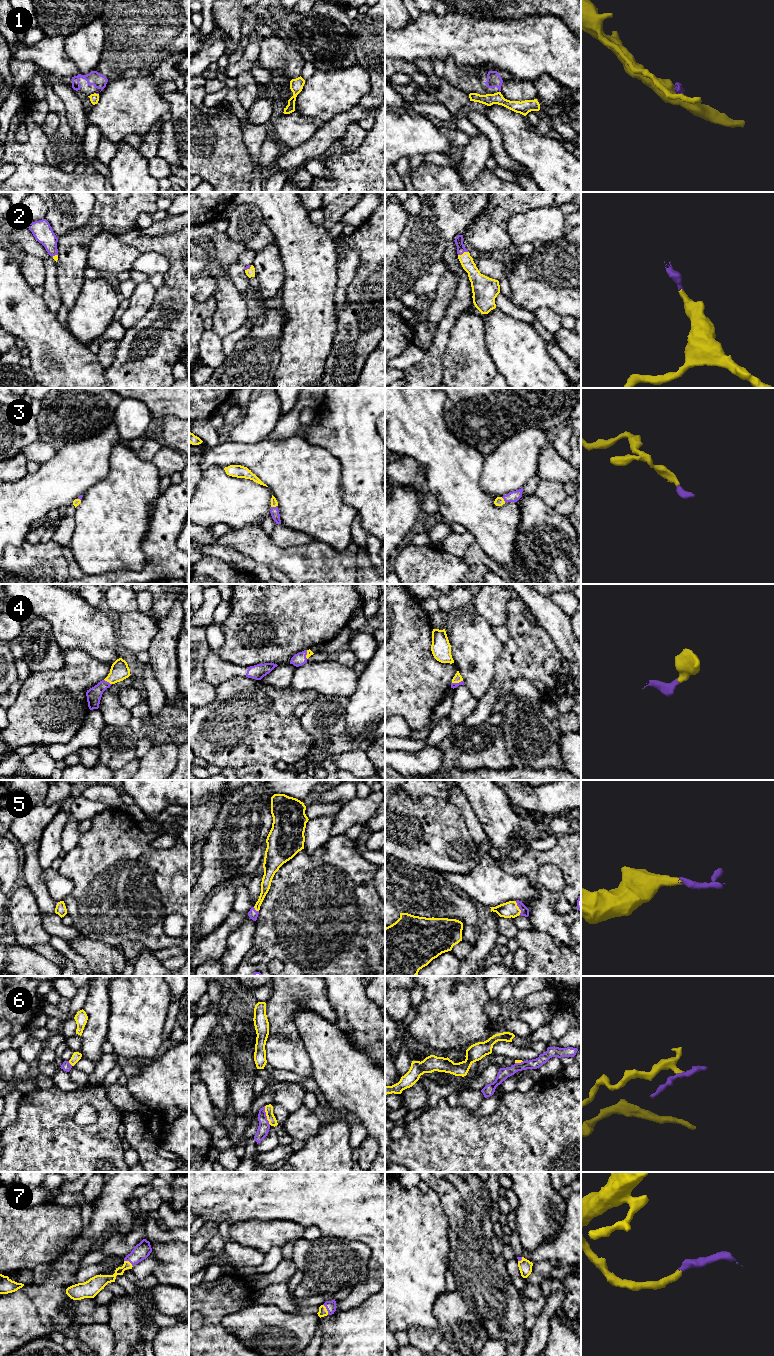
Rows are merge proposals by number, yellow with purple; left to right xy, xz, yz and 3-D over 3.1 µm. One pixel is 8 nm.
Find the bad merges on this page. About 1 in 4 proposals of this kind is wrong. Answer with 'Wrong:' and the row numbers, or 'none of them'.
Wrong: 1, 6

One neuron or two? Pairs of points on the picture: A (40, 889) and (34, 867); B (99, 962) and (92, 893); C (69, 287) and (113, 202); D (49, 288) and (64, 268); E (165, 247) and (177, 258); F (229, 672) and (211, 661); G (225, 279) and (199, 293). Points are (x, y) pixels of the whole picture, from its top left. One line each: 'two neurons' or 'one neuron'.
A: one neuron
B: two neurons
C: one neuron
D: two neurons
E: one neuron
F: one neuron
G: two neurons

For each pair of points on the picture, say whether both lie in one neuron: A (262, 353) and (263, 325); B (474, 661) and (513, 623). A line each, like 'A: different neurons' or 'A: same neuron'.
A: same neuron
B: different neurons

